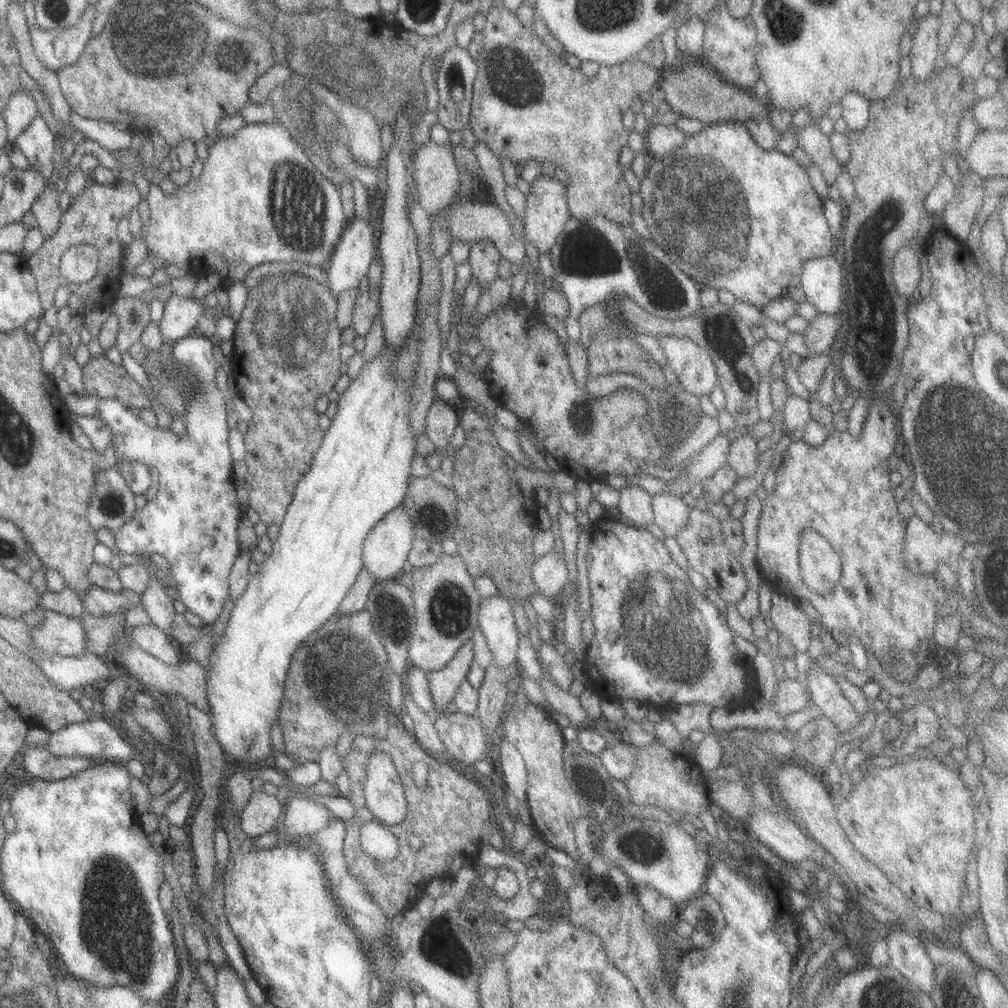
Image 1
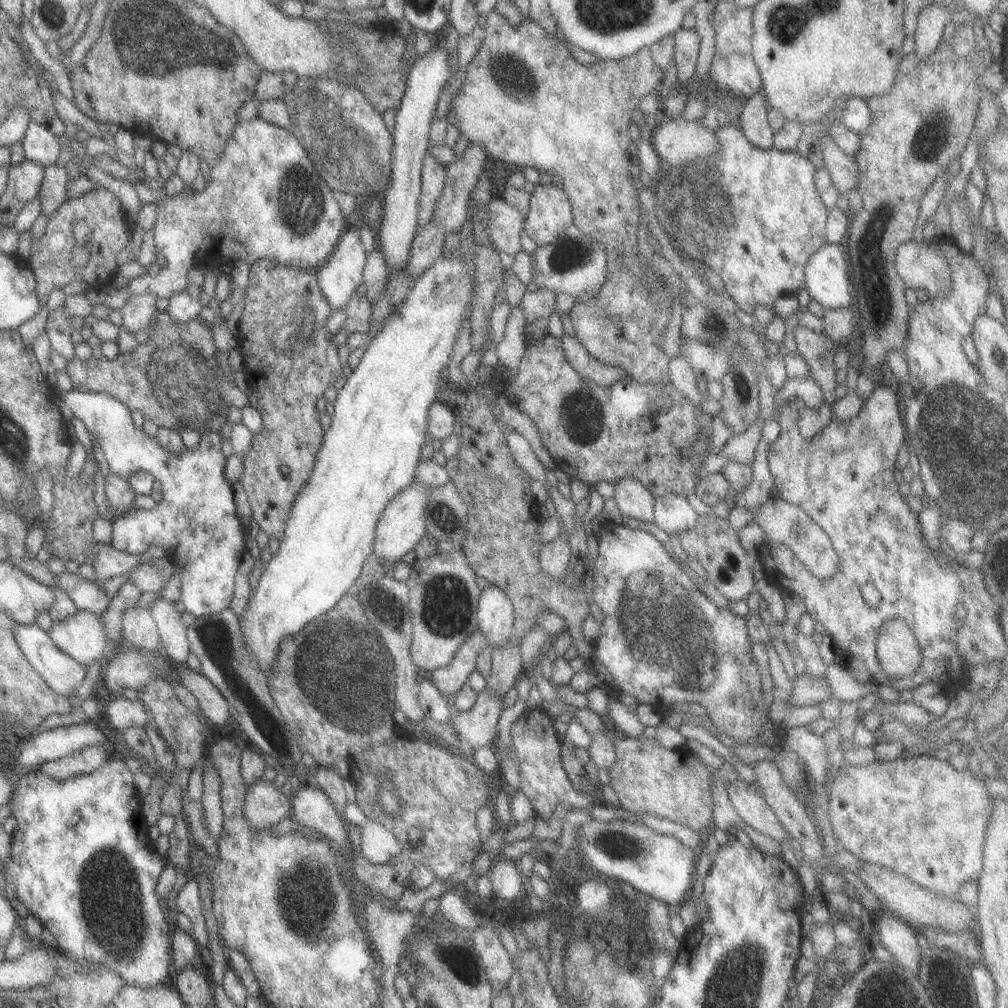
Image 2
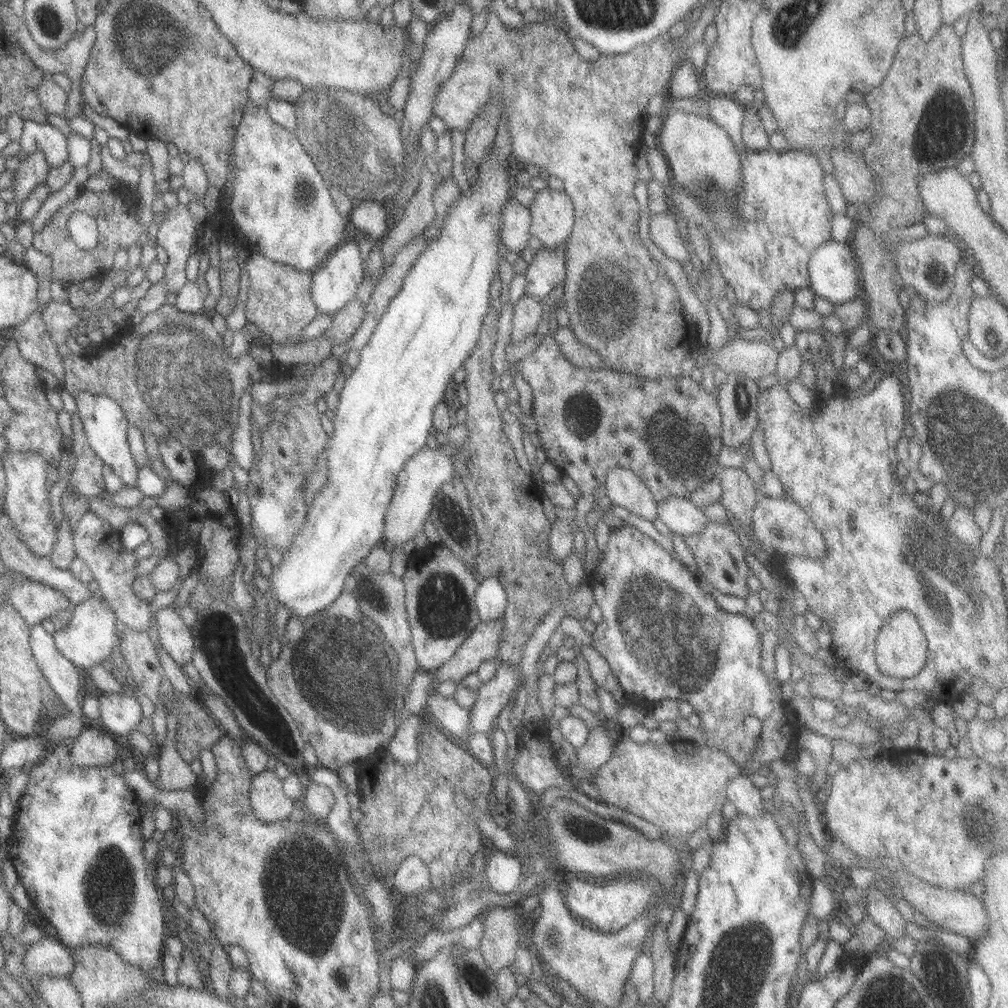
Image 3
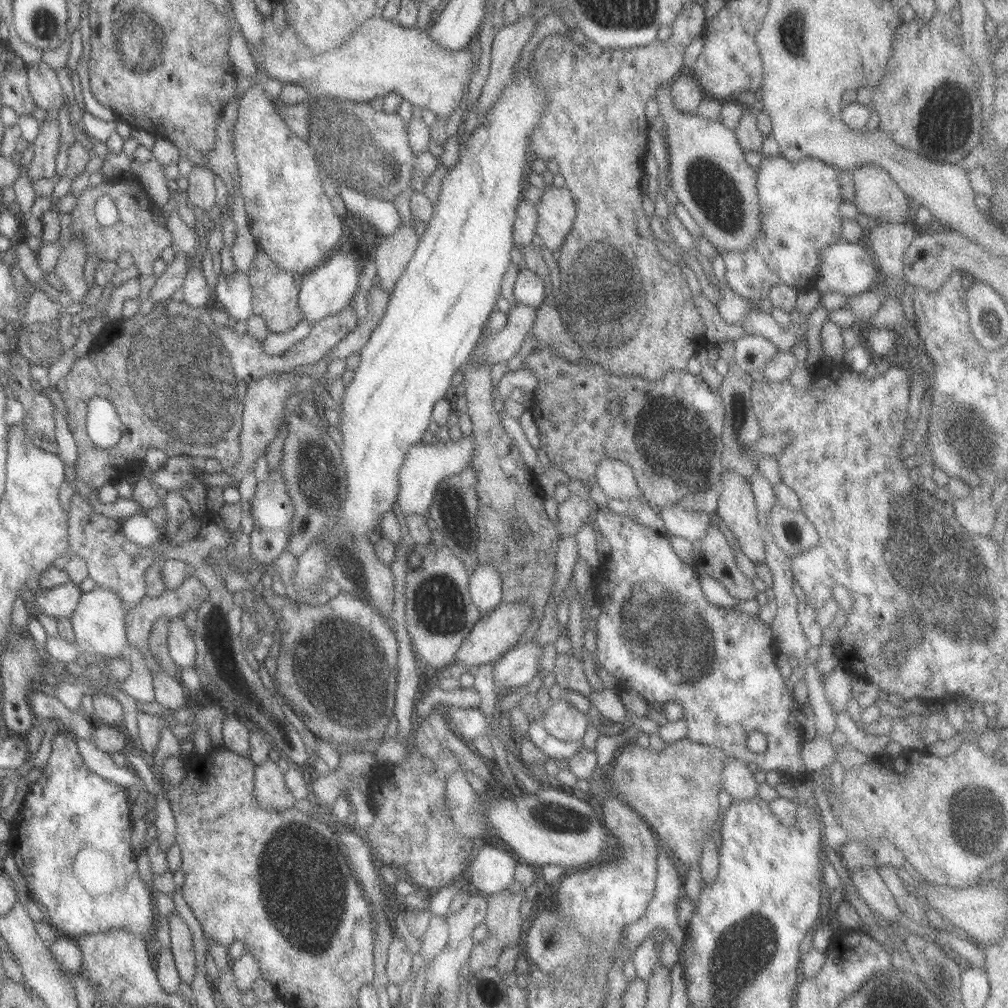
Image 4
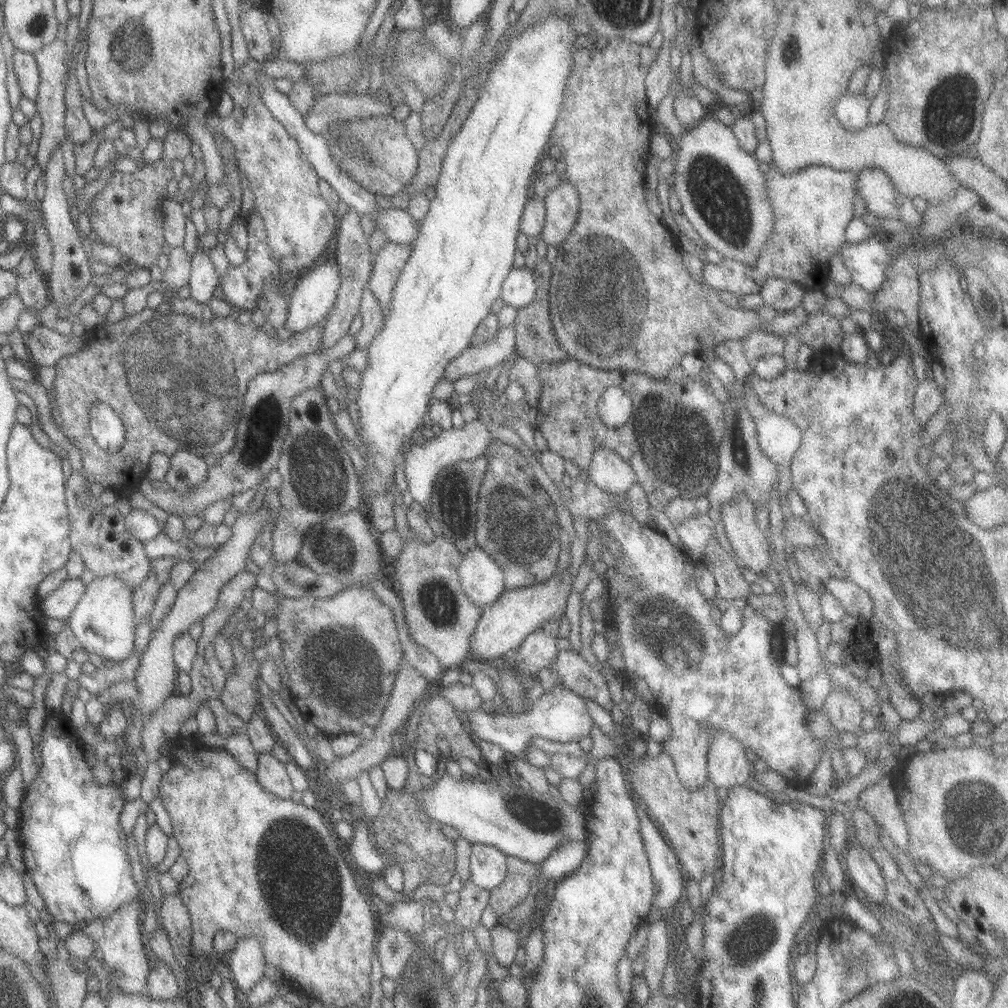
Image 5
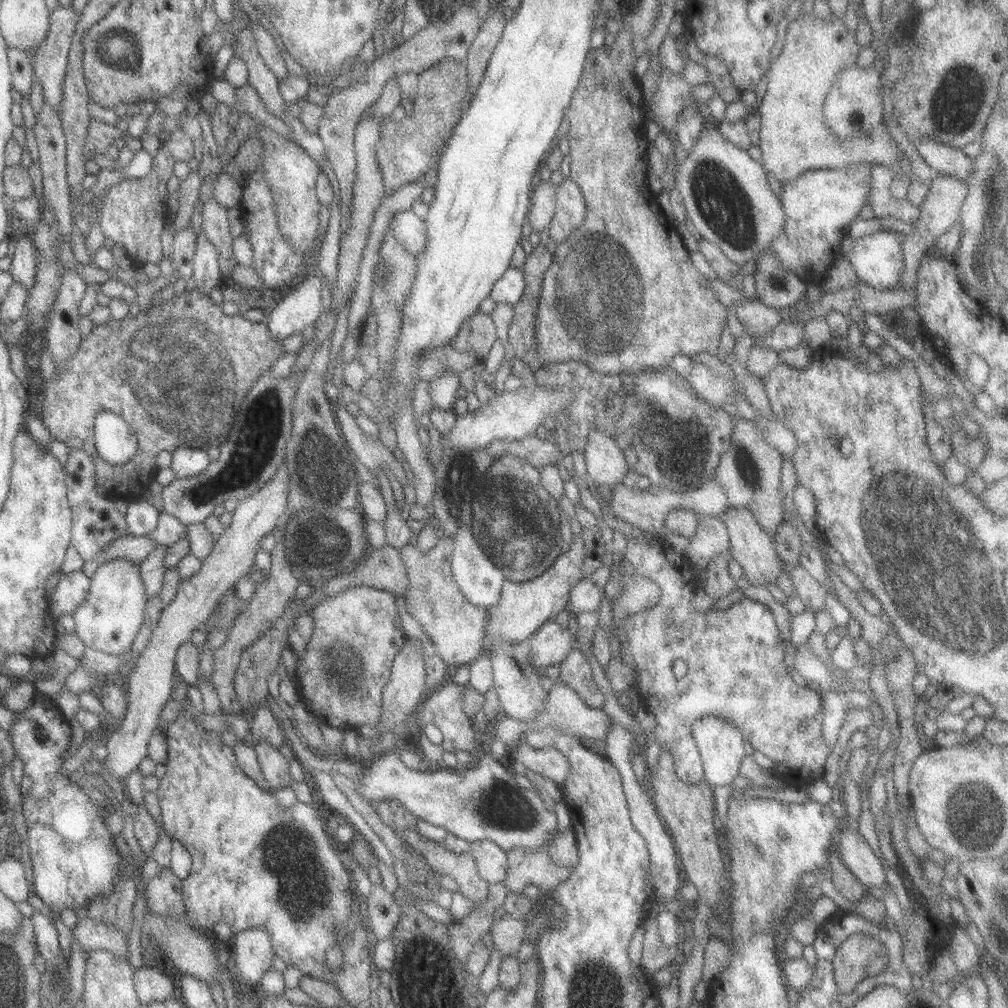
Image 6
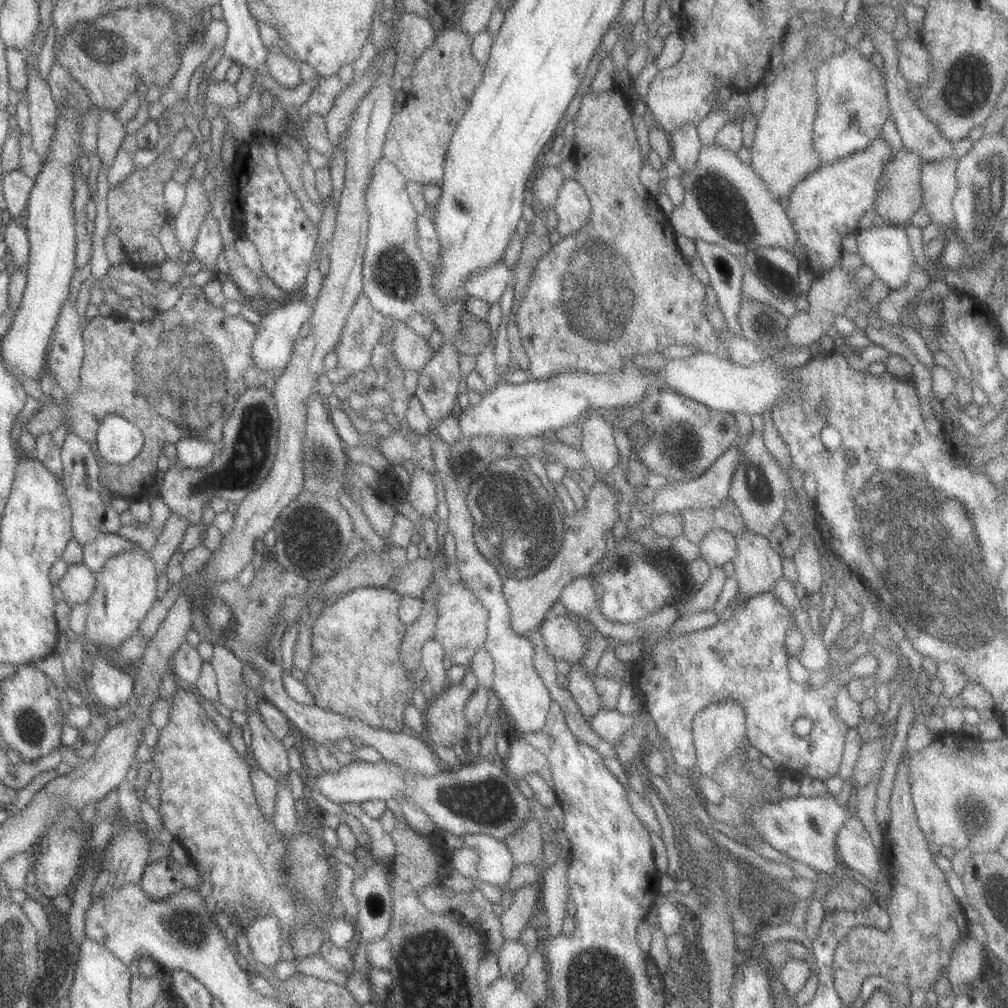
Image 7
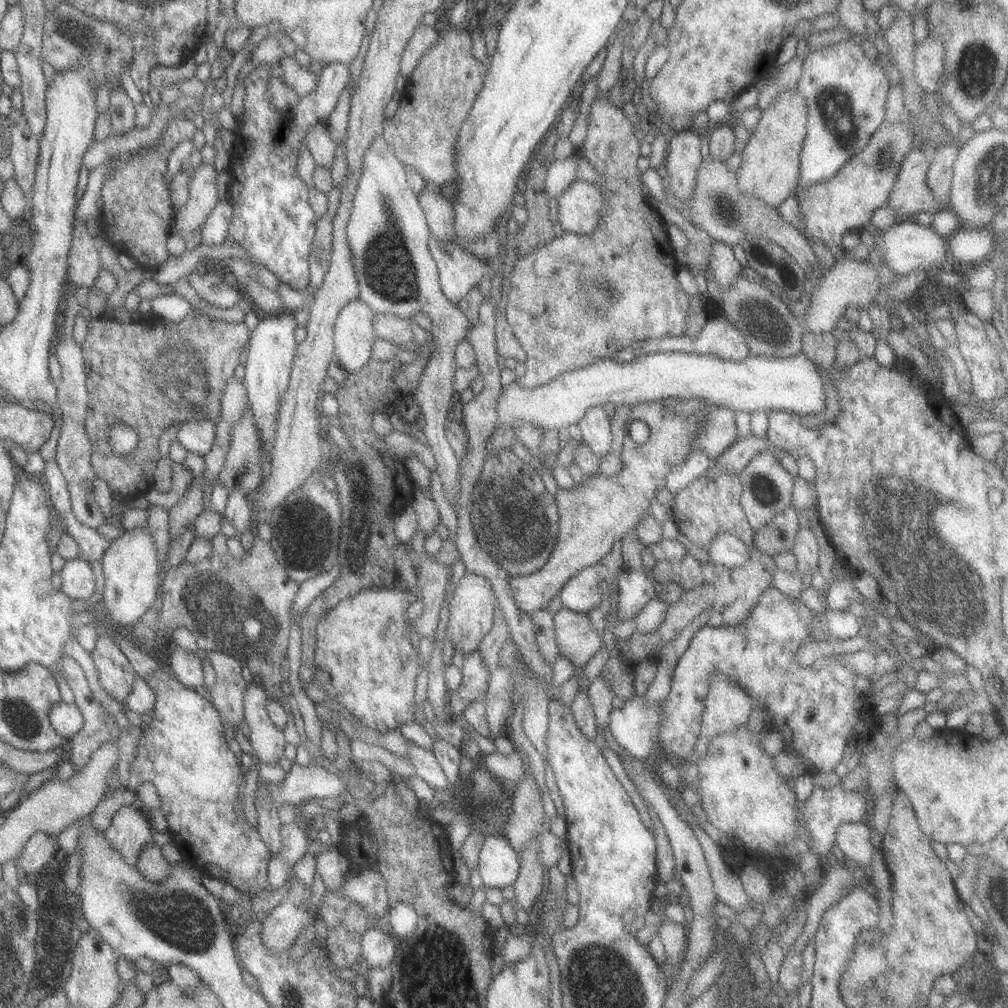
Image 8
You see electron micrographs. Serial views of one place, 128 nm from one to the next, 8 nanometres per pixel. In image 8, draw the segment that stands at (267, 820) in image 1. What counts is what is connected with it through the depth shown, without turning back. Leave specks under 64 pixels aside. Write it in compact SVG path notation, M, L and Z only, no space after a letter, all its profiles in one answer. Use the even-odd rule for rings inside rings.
M257 680L246 684L243 691L242 719L247 724L248 740L253 748L251 755L258 764L278 762L286 743L282 731L267 716L267 701L267 695Z

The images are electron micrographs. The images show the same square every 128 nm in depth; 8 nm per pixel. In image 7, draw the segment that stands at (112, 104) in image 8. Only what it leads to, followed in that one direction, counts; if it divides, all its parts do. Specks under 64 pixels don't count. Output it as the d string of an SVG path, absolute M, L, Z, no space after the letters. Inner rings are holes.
M100 111L97 120L96 155L106 169L111 167L117 149L127 135L124 125L115 119L115 111Z

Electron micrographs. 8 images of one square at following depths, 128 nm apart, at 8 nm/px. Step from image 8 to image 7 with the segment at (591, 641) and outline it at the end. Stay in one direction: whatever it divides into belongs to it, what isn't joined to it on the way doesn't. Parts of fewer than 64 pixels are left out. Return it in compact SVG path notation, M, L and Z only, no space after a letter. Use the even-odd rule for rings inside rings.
M549 614L538 626L545 651L553 660L564 660L569 665L578 662L585 652L585 635L578 623L568 620L566 615Z

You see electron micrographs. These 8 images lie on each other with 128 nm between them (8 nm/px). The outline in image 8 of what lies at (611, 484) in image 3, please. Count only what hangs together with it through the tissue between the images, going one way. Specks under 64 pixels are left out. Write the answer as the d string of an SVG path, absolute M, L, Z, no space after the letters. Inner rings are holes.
M602 406L589 408L577 422L579 431L581 431L582 444L598 459L608 454L610 450L612 437L609 422Z

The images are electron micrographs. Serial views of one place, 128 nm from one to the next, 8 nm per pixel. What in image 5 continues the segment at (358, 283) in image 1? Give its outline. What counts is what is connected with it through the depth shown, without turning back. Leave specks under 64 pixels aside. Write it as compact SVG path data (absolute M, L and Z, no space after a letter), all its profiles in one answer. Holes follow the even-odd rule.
M323 259L315 268L294 277L293 289L287 301L287 317L283 328L293 333L301 332L323 322L335 302L339 290L339 268L337 262Z

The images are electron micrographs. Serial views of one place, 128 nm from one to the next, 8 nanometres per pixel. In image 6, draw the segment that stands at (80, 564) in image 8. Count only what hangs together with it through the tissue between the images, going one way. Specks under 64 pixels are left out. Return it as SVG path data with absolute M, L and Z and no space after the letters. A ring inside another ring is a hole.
M75 571L62 574L48 598L48 608L51 618L57 618L63 614L72 614L77 605L85 598L89 586L90 577L83 571Z

